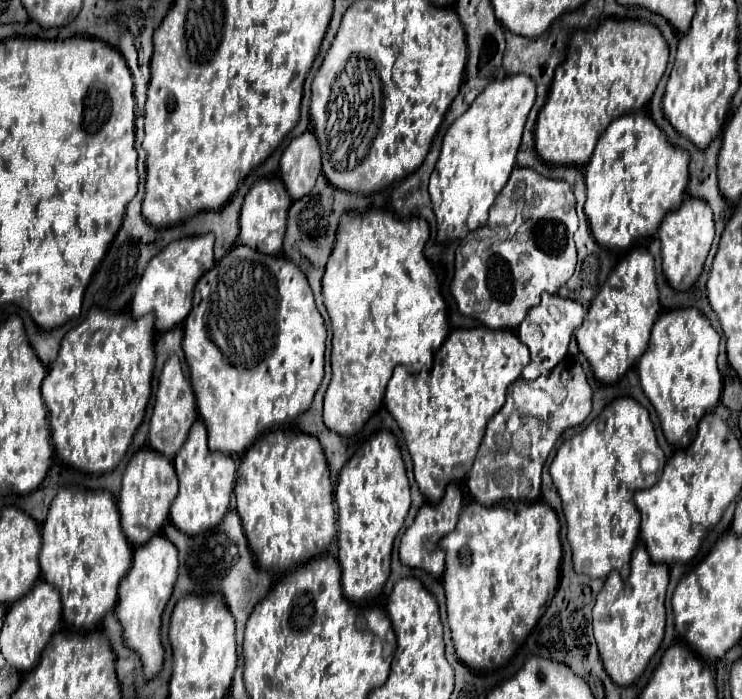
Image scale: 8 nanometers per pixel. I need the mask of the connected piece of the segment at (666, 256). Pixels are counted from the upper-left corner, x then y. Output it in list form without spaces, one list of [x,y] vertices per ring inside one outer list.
[[[687,197],[679,211],[671,211],[667,219],[663,219],[663,227],[659,229],[659,241],[661,241],[661,255],[663,255],[663,271],[669,281],[669,285],[677,291],[687,291],[693,287],[693,283],[699,279],[703,271],[703,263],[709,255],[711,243],[715,237],[715,225],[713,225],[713,213],[703,199],[691,199]]]

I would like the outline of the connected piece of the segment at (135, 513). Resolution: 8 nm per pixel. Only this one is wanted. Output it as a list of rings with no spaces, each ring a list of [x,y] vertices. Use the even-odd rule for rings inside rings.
[[[147,447],[133,455],[133,459],[129,461],[129,465],[125,469],[121,495],[117,499],[117,507],[121,513],[121,529],[131,545],[139,547],[163,529],[163,525],[169,517],[169,507],[171,507],[173,499],[177,497],[177,491],[179,491],[177,475],[175,475],[175,467],[173,467],[171,459],[159,455],[157,451],[151,451]]]

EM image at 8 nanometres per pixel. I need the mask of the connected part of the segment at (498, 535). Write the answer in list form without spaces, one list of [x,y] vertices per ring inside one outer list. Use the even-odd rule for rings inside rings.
[[[473,501],[461,511],[455,531],[443,539],[443,549],[447,551],[443,587],[447,595],[447,621],[455,643],[455,653],[469,669],[491,671],[505,665],[547,611],[559,583],[559,529],[559,519],[547,503],[527,505],[505,501],[485,507]]]

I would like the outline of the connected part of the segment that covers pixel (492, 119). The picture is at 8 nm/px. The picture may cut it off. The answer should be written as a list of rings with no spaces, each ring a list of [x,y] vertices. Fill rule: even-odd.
[[[511,75],[503,79],[495,79],[487,85],[483,95],[475,99],[475,103],[447,129],[439,161],[431,173],[429,195],[433,203],[433,213],[437,217],[437,243],[453,243],[463,239],[469,231],[483,227],[489,217],[489,207],[493,205],[499,191],[505,187],[515,157],[521,145],[521,133],[527,121],[527,115],[535,103],[535,81],[527,75]]]

